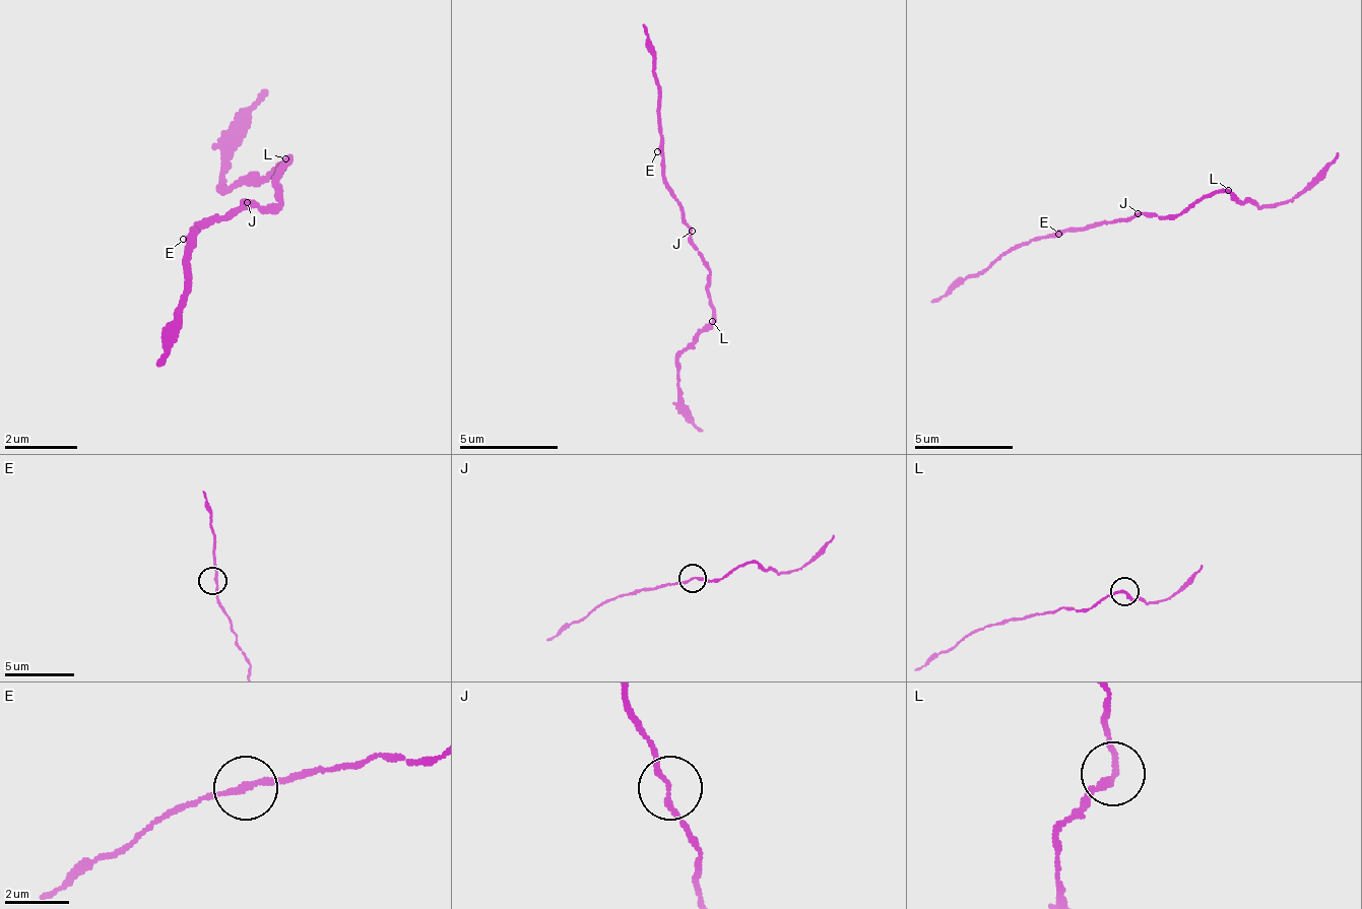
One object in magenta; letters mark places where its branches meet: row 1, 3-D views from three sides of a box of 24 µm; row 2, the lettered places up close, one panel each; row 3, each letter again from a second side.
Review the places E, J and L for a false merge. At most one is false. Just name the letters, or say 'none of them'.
none of them

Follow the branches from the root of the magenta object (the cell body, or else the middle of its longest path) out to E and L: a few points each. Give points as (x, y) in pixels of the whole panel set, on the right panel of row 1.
E: (1138, 213), (1127, 218), (1113, 218), (1108, 223), (1093, 223), (1088, 229), (1063, 229), (1058, 234)
L: (1138, 213), (1172, 218), (1177, 213), (1187, 213), (1203, 198), (1212, 198), (1227, 189)

